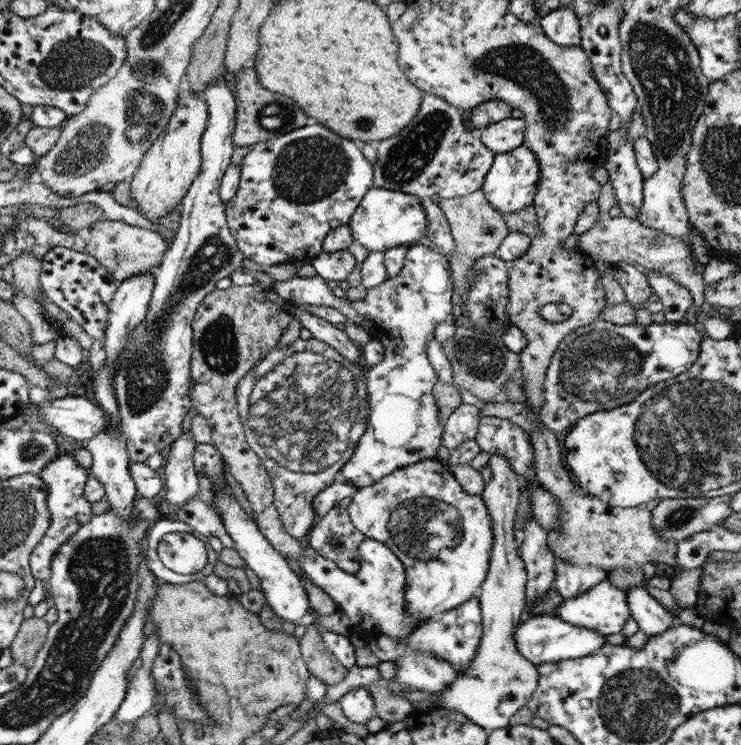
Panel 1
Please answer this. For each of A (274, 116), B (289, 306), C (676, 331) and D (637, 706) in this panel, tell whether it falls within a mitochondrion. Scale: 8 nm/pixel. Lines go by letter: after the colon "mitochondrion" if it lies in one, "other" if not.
A: mitochondrion
B: other
C: other
D: mitochondrion

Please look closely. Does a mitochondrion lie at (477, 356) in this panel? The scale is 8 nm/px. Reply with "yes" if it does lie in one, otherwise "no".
yes

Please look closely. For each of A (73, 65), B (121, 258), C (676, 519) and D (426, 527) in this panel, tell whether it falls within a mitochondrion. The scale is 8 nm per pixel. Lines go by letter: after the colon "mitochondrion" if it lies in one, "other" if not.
A: mitochondrion
B: mitochondrion
C: mitochondrion
D: mitochondrion

